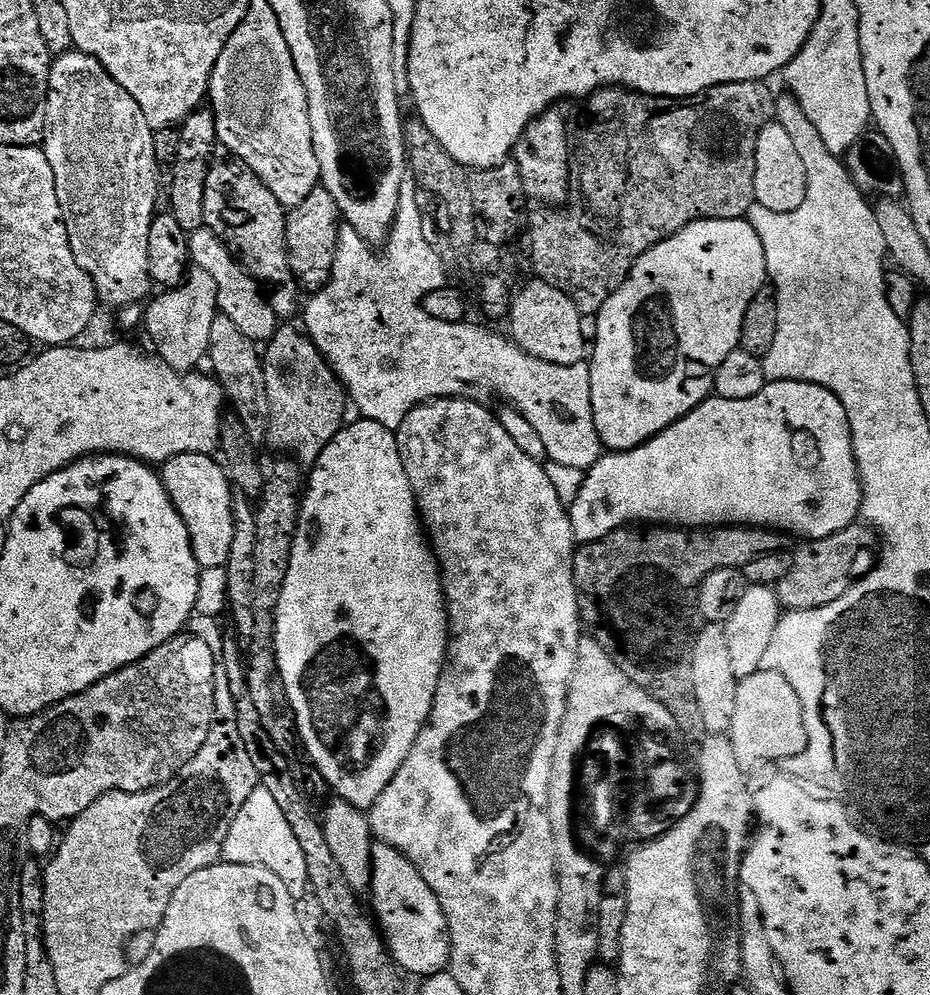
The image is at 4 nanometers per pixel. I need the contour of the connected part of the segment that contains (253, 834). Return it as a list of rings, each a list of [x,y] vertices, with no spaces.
[[[261,786],[246,798],[246,806],[238,810],[238,818],[234,818],[230,834],[226,834],[222,860],[225,864],[257,864],[278,874],[278,878],[286,882],[286,890],[290,890],[294,897],[303,897],[303,892],[309,891],[306,854],[302,854],[302,846],[298,846],[298,838],[294,838],[294,831],[286,822],[278,802]]]

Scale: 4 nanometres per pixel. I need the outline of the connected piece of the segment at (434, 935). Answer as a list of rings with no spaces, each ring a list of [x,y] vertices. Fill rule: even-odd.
[[[380,842],[372,849],[372,887],[370,889],[370,908],[374,919],[388,943],[388,949],[398,966],[408,973],[409,977],[427,978],[437,976],[449,967],[452,958],[452,938],[448,934],[448,919],[442,910],[439,898],[434,890],[422,878],[422,874],[394,846]]]

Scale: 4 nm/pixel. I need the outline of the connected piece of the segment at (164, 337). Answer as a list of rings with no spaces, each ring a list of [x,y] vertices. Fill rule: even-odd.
[[[193,267],[177,288],[159,293],[161,296],[147,305],[144,314],[144,328],[150,339],[156,343],[159,359],[181,374],[191,373],[208,354],[210,328],[218,314],[216,307],[216,283],[202,268]]]

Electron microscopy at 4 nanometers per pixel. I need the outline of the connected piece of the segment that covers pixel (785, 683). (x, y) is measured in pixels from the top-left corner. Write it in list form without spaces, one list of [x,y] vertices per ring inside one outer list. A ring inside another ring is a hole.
[[[759,671],[743,677],[738,686],[738,710],[730,739],[738,758],[748,760],[786,760],[792,762],[808,749],[806,718],[798,690],[782,674]]]

